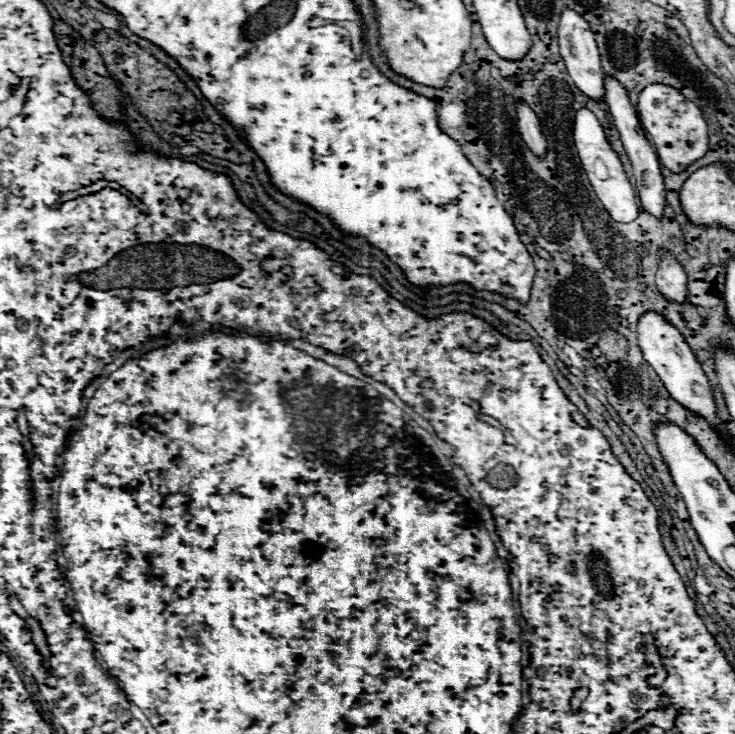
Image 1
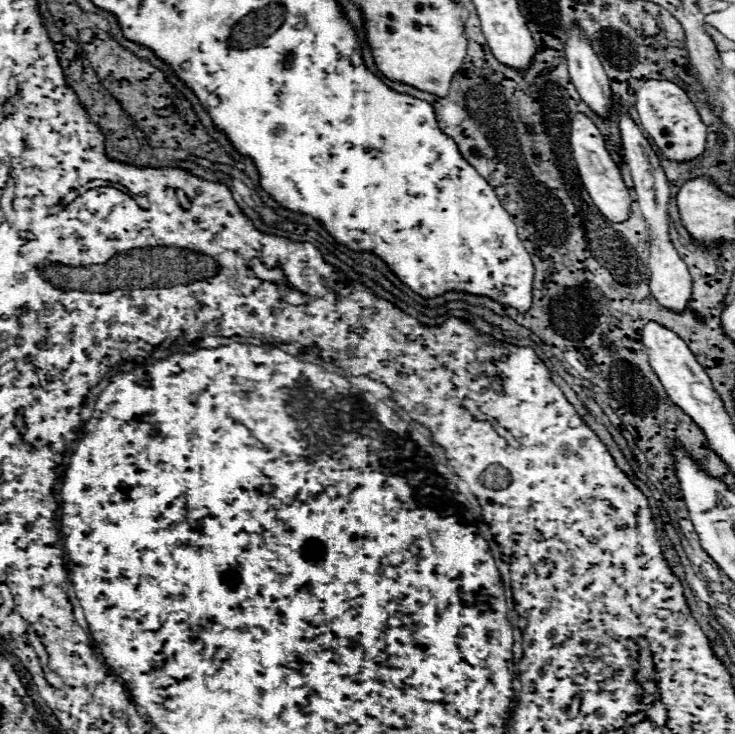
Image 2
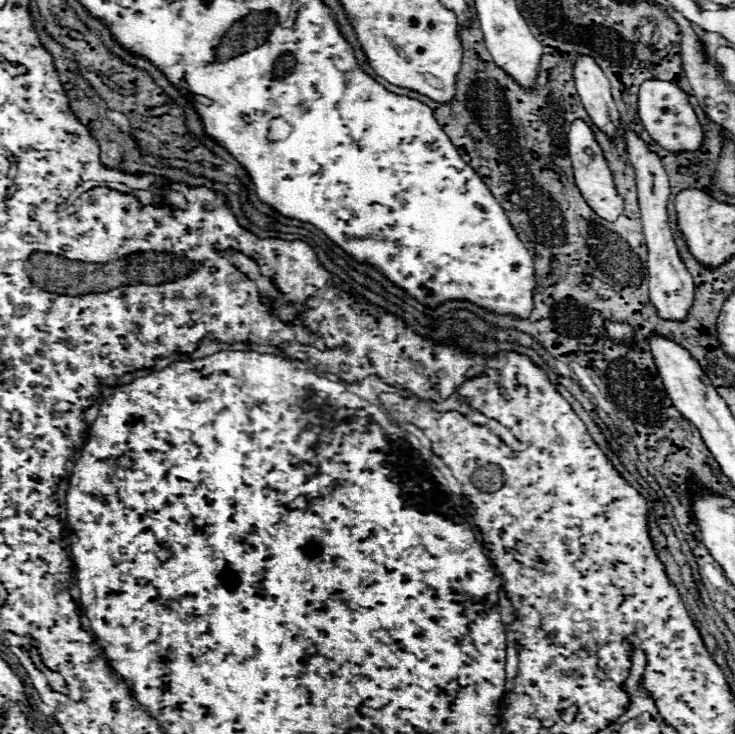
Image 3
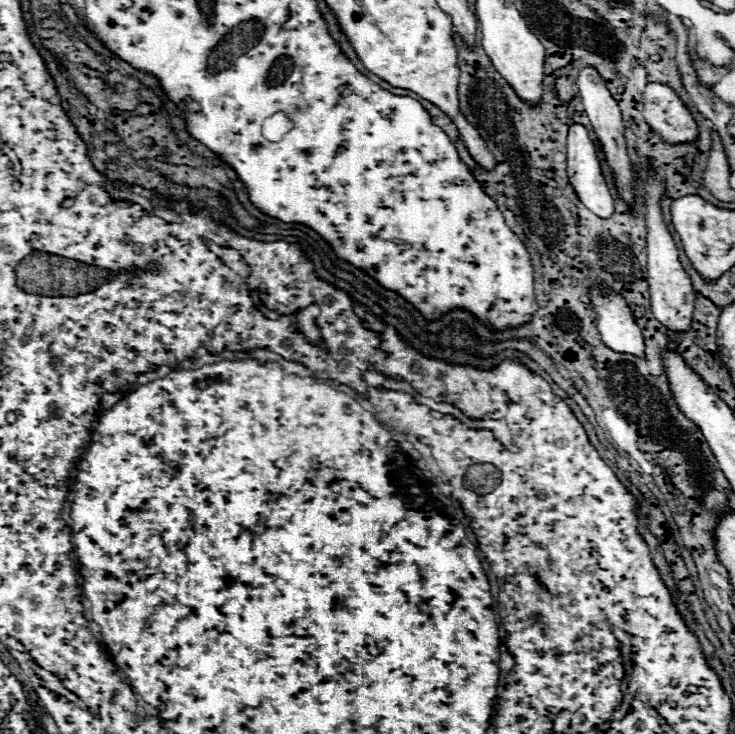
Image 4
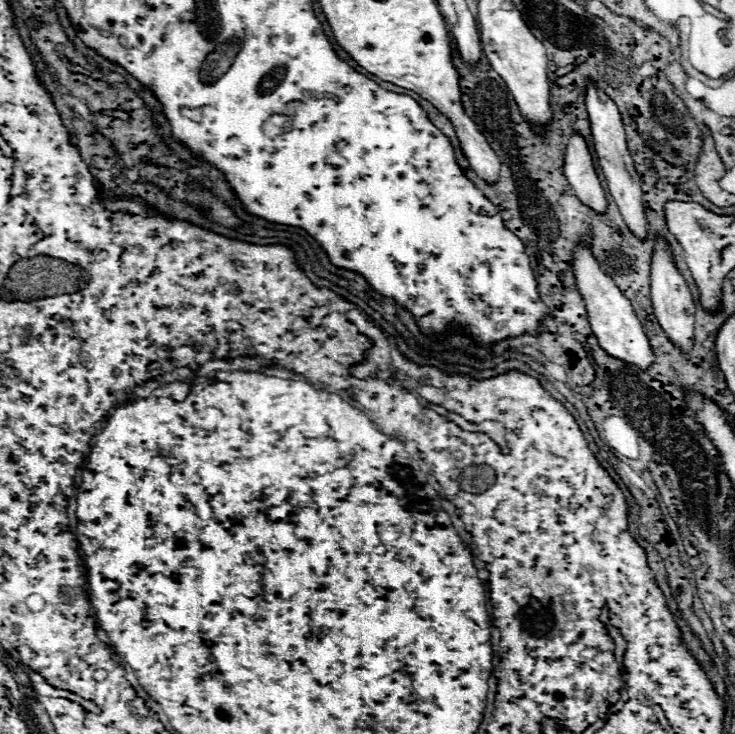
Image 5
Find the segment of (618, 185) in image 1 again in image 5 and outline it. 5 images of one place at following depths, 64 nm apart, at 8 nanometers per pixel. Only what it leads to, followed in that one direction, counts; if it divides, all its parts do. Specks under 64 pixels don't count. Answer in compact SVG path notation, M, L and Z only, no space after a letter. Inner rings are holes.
M572 134L568 150L566 150L566 160L564 160L564 172L568 176L568 182L574 190L574 194L590 208L604 212L606 210L606 192L600 186L600 180L594 172L592 156L588 152L588 146L582 136Z

